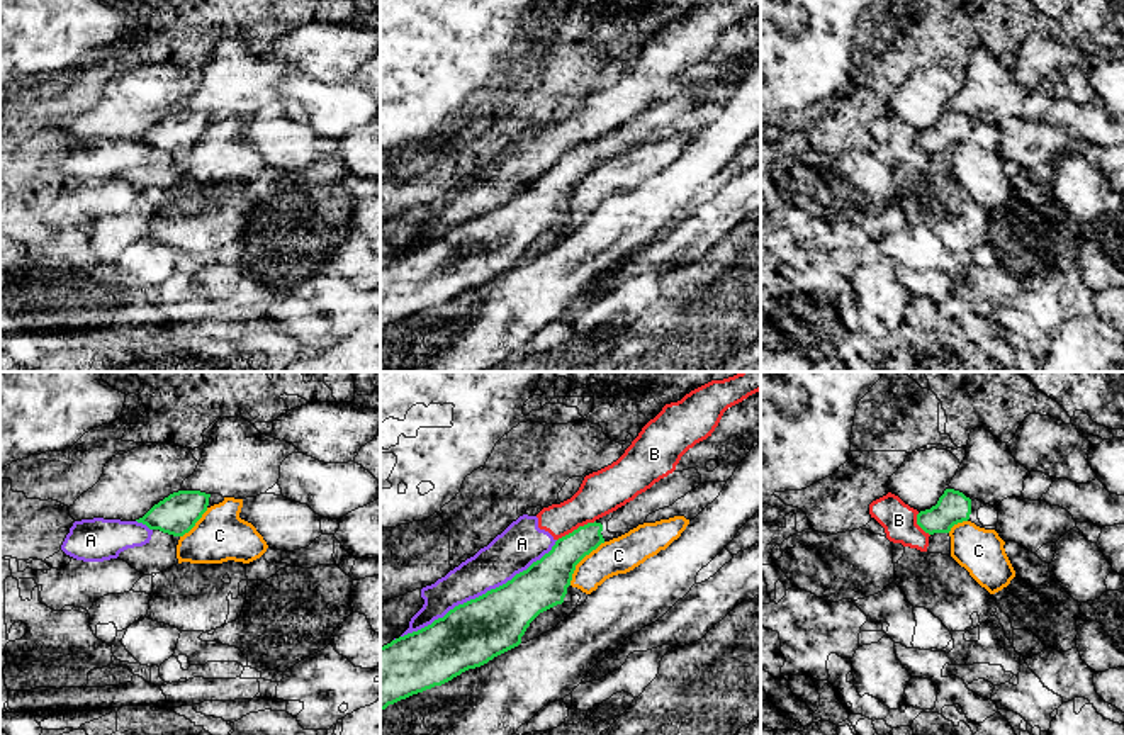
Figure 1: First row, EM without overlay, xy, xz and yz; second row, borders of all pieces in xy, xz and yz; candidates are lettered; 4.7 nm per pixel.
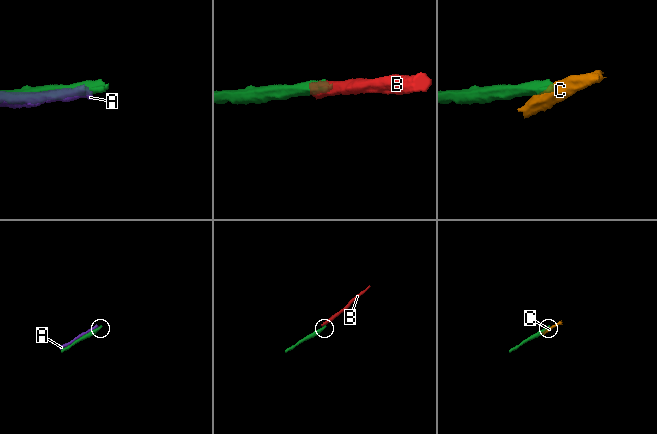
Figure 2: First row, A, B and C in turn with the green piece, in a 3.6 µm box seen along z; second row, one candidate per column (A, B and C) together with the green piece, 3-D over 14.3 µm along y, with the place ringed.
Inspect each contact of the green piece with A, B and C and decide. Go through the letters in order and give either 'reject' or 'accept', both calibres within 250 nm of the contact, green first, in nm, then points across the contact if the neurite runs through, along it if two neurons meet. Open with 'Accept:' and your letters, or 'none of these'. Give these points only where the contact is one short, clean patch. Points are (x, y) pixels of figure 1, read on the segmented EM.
Accept: none of these
A: reject; calibres 300 and 200 nm
B: reject; calibres 190 and 200 nm; border xz (595, 520), (579, 525), (557, 540)
C: reject; calibres 220 and 170 nm; border xz (605, 542), (576, 566), (569, 584)

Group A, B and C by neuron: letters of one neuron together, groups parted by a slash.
A B / C

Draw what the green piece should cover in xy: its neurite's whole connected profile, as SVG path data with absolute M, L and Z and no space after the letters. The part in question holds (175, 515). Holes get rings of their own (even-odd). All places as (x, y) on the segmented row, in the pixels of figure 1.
M178 491L155 504L138 523L173 536L183 536L207 511L211 494Z

